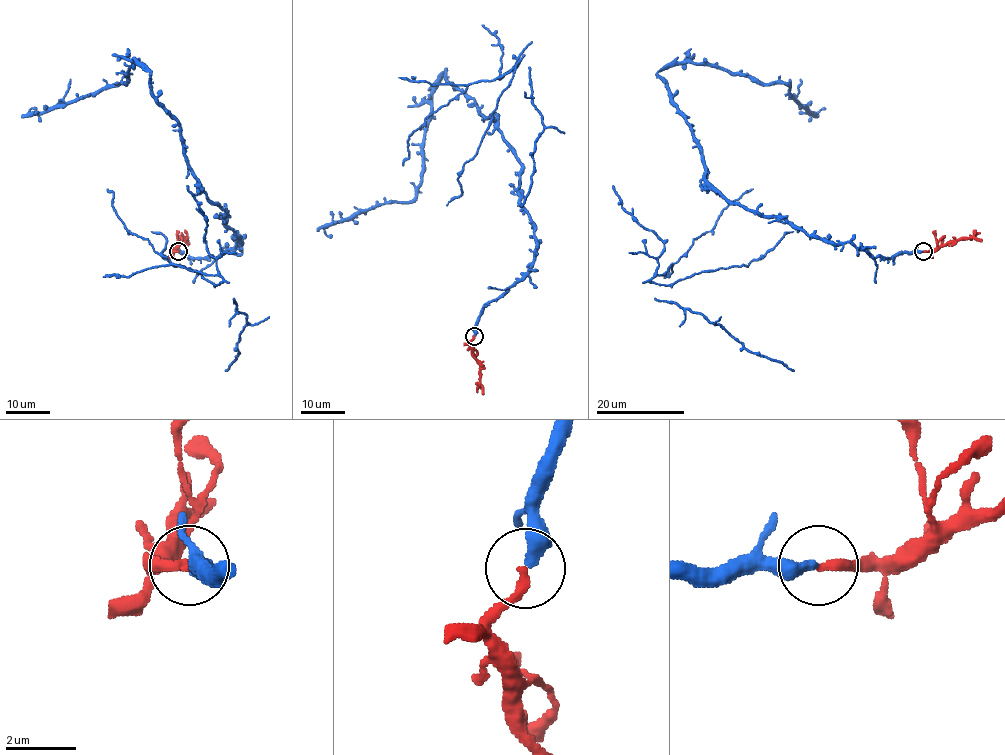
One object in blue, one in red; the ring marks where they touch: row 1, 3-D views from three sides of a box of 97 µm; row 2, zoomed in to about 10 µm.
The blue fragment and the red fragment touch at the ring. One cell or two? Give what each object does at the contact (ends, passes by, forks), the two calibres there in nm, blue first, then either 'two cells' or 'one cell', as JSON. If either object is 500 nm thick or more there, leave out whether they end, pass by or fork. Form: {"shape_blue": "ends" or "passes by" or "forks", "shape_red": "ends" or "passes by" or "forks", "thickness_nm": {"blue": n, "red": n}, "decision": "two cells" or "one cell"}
{"shape_blue": "ends", "shape_red": "ends", "thickness_nm": {"blue": 360, "red": 280}, "decision": "one cell"}

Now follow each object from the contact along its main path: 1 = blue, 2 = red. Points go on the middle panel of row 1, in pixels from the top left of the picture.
1: (473, 335), (480, 311), (534, 261), (536, 239), (514, 150), (446, 69), (417, 195), (329, 224), (332, 236)
2: (473, 335), (469, 346), (479, 364), (483, 394)

